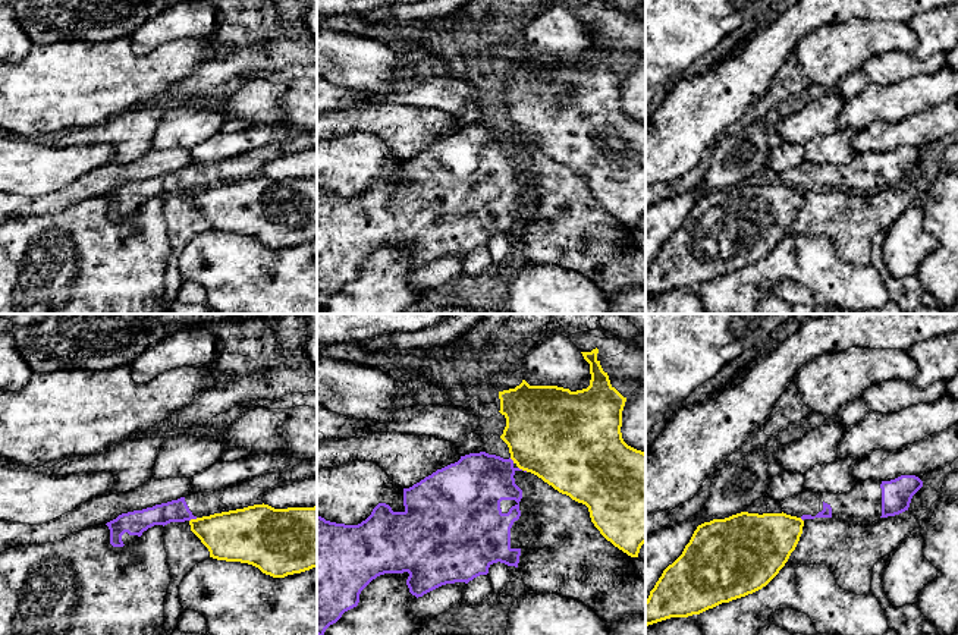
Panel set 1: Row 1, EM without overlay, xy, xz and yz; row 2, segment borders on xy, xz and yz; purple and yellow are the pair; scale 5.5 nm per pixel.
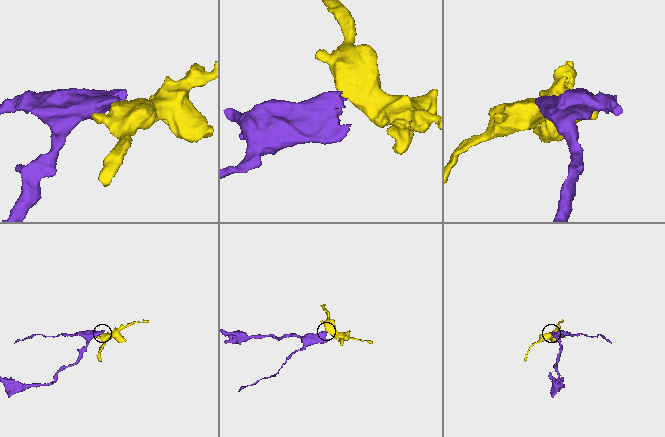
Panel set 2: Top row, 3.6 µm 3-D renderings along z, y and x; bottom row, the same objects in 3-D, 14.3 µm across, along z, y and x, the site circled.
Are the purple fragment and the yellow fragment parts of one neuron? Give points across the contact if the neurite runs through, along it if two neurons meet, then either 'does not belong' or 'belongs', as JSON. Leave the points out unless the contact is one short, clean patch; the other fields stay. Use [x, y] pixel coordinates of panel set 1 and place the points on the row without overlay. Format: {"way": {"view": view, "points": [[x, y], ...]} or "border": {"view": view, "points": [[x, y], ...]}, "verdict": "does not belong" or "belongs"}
{"border": {"view": "xz", "points": [[518, 138], [527, 142]]}, "verdict": "does not belong"}

